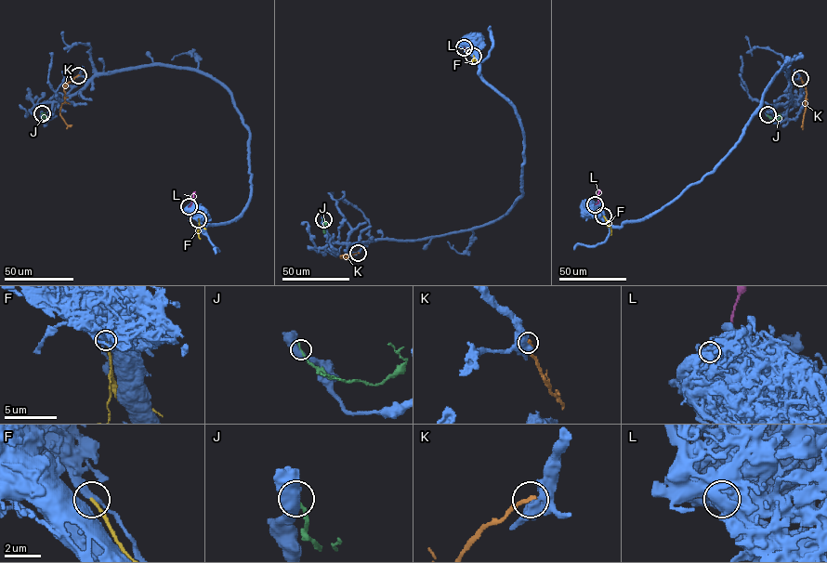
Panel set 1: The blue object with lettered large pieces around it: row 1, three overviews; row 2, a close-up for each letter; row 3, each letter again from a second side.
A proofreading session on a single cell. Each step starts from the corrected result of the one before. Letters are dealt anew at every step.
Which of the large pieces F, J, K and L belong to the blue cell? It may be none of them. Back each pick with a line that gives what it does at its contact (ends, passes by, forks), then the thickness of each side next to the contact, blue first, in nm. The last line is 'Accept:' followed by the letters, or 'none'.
Accept: none

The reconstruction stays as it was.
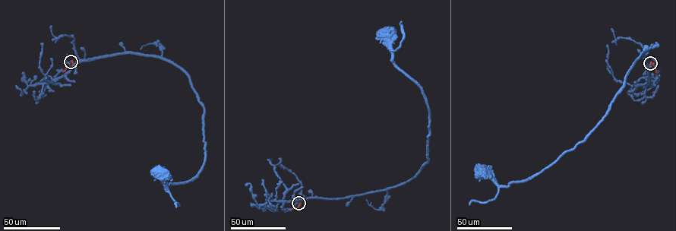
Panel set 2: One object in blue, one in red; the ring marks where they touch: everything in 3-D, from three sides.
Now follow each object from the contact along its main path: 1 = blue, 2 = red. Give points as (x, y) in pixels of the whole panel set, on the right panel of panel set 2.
1: (651, 63), (643, 55), (633, 64), (607, 114), (574, 148), (531, 178), (500, 187), (494, 198), (469, 205)
2: (651, 63), (657, 73)

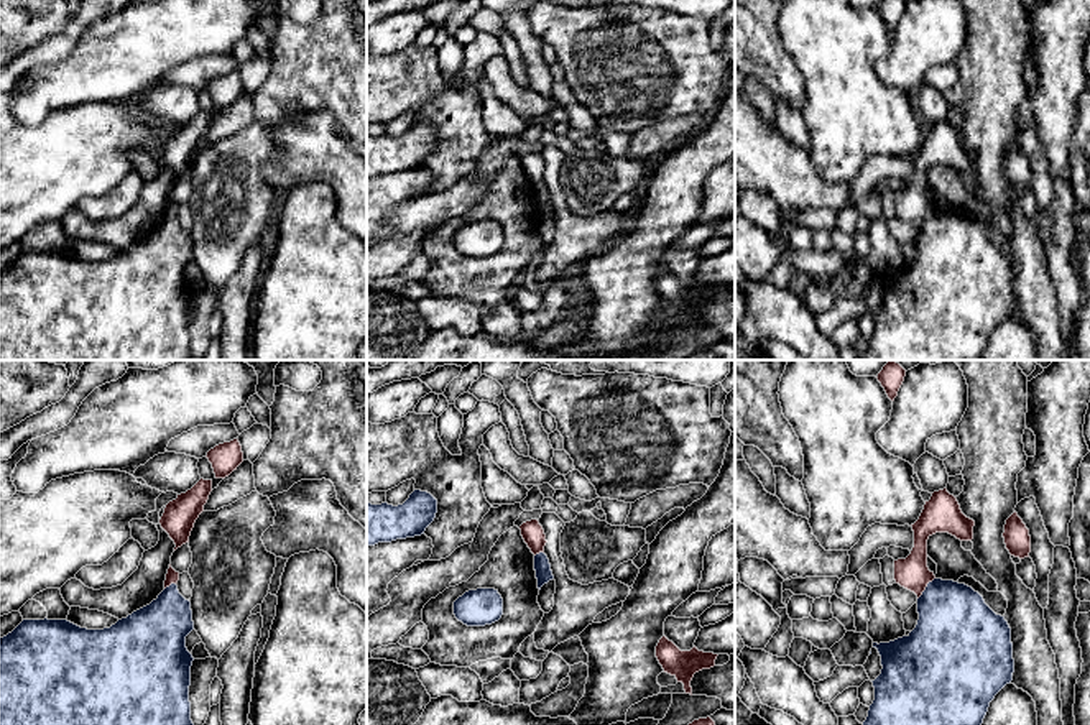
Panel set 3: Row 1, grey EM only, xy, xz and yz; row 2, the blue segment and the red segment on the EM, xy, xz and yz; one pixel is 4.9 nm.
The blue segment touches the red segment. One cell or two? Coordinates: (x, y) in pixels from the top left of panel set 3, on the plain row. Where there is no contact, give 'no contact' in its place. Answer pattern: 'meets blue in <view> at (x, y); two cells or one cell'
meets blue in yz at (926, 221); two cells

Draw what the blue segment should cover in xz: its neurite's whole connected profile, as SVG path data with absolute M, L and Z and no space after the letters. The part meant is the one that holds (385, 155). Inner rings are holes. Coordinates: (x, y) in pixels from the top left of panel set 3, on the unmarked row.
M414 122L409 130L398 138L367 135L367 178L391 174L424 166L434 153L437 132L421 122Z

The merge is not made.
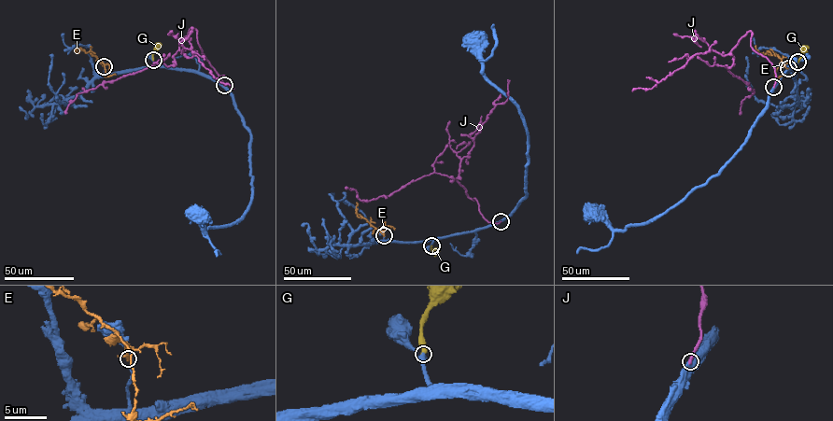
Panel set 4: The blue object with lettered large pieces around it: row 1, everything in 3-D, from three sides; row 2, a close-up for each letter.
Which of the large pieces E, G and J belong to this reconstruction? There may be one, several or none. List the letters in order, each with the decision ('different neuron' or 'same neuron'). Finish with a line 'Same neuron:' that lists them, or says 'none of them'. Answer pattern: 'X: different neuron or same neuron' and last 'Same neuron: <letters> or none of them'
E: different neuron
G: same neuron
J: different neuron
Same neuron: G

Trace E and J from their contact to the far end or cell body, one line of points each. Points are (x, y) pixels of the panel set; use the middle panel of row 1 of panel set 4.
E: (384, 235), (381, 228), (376, 229), (358, 215), (356, 203)
J: (501, 221), (489, 222), (456, 178), (451, 181), (441, 174), (430, 174), (369, 201), (345, 187)

